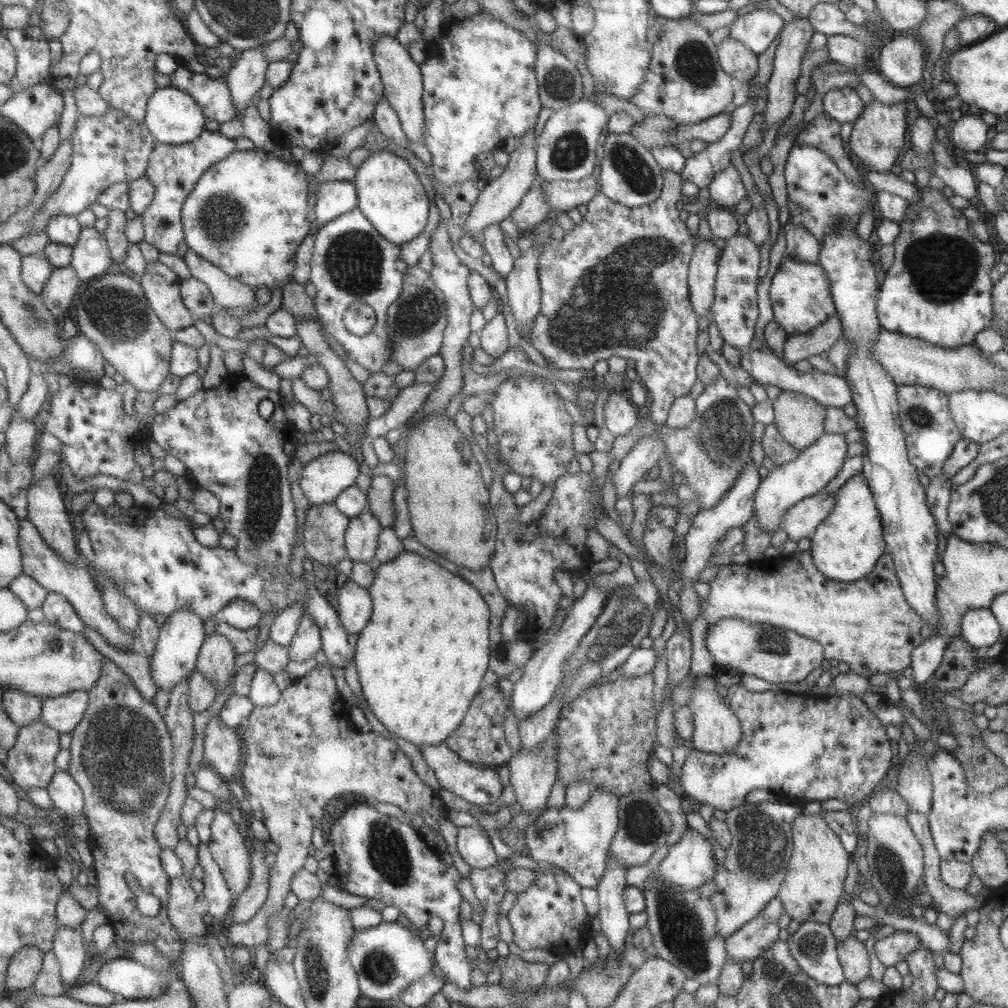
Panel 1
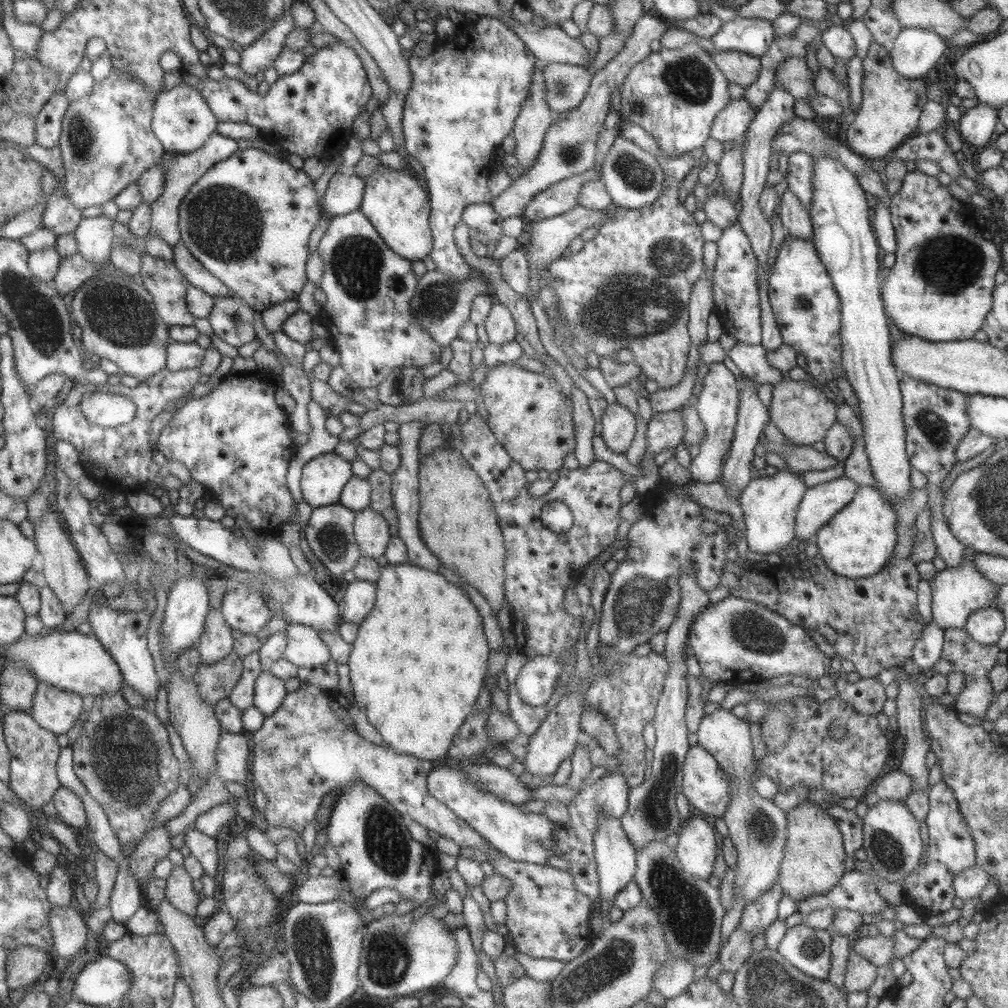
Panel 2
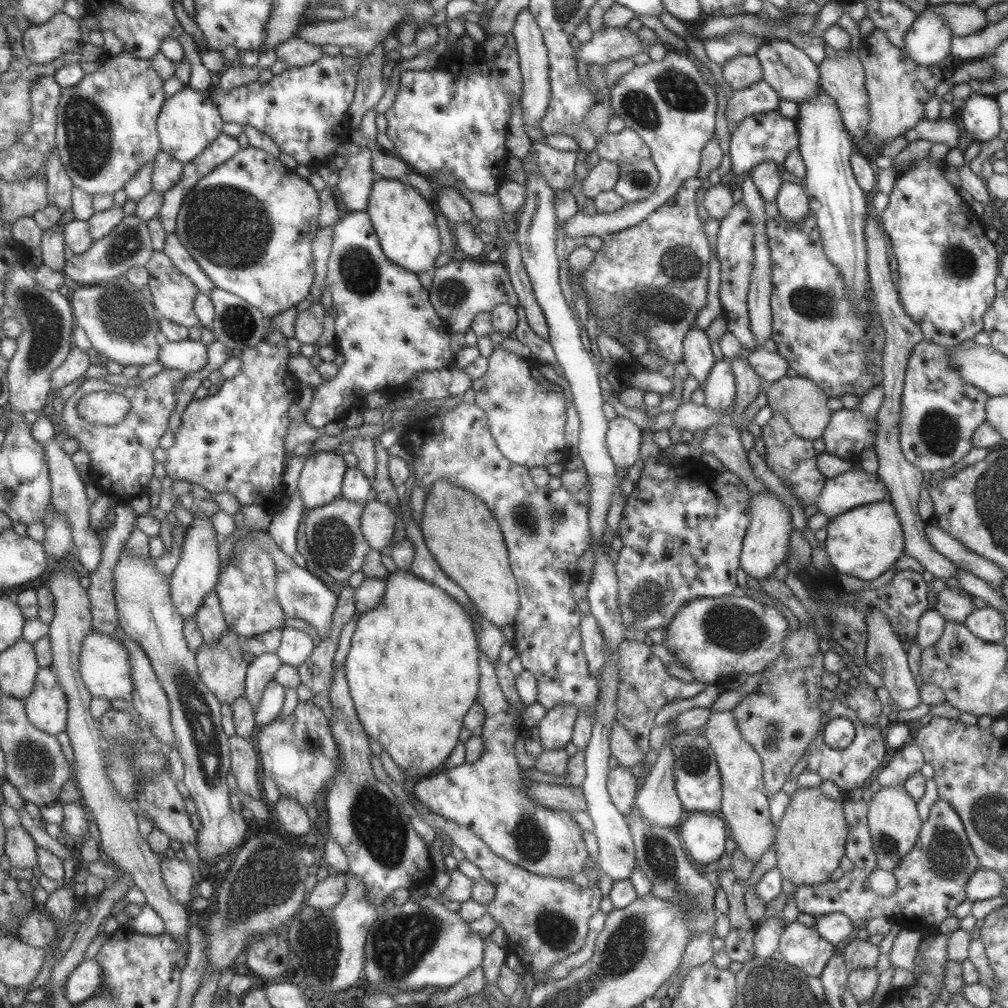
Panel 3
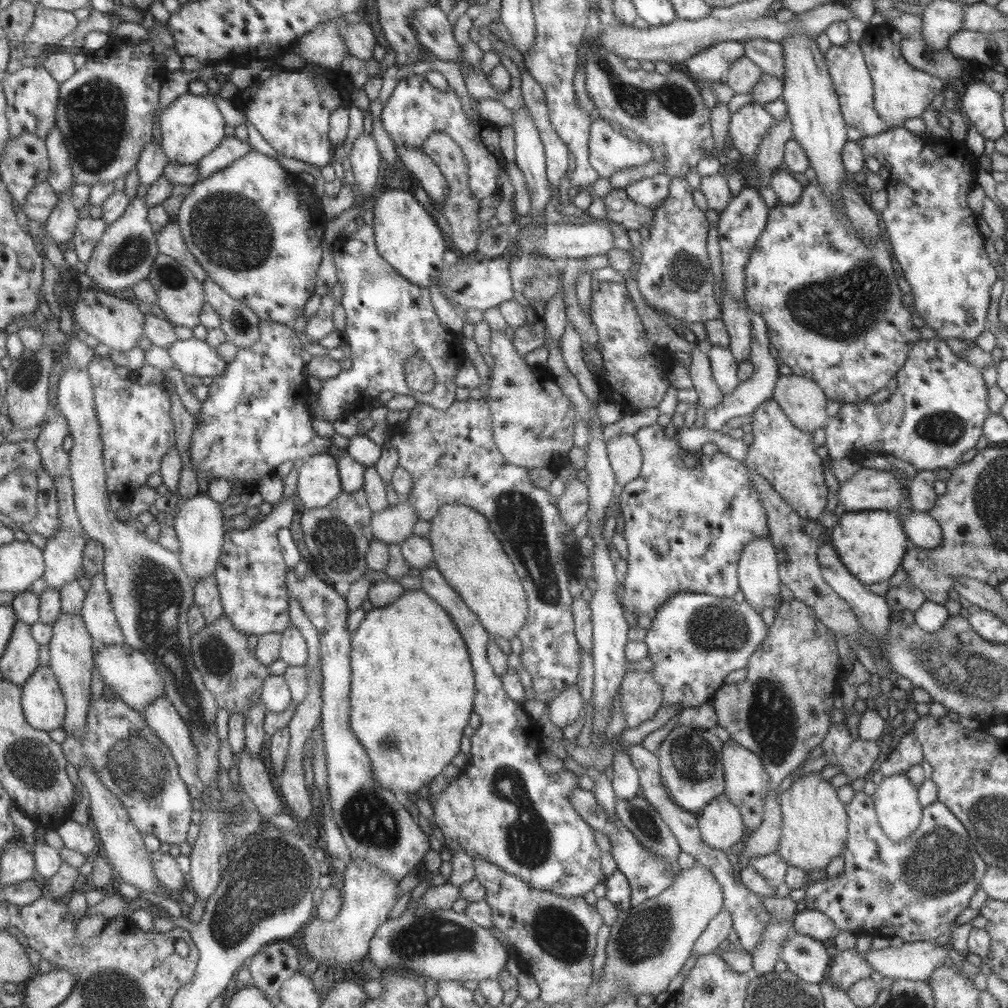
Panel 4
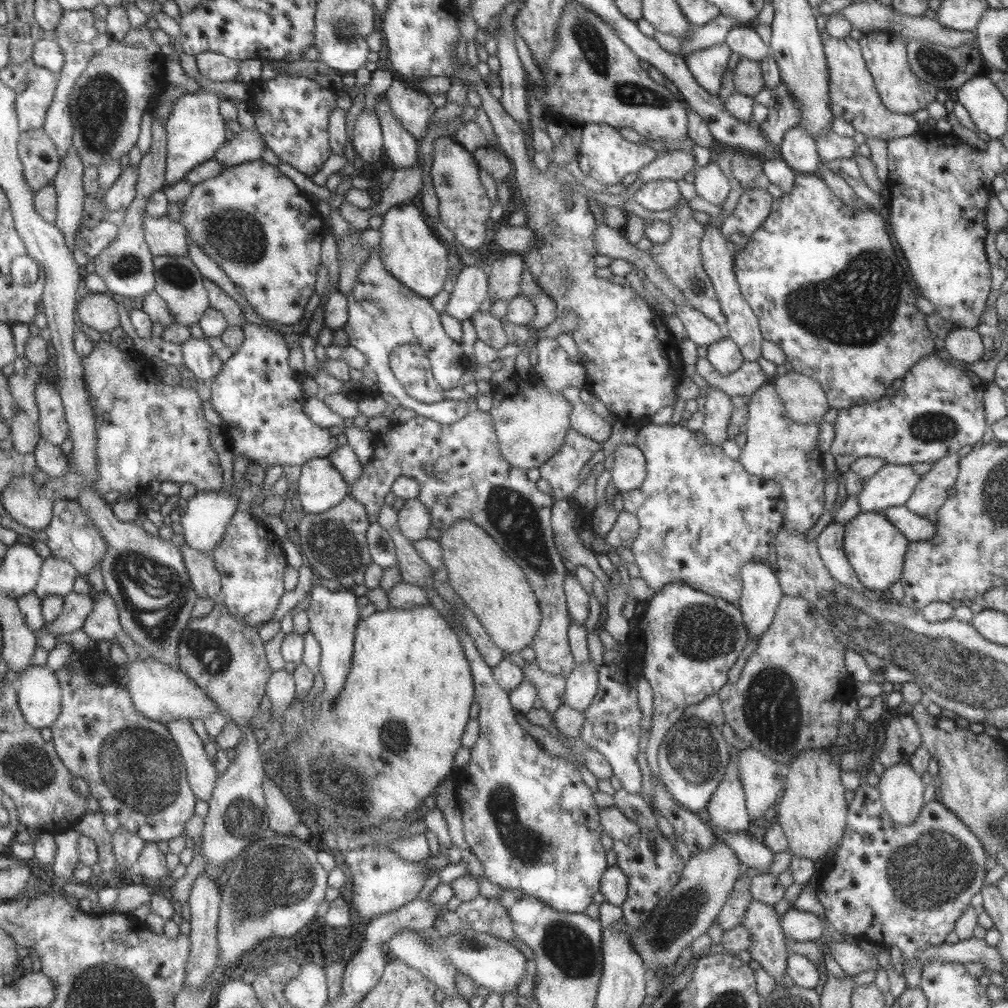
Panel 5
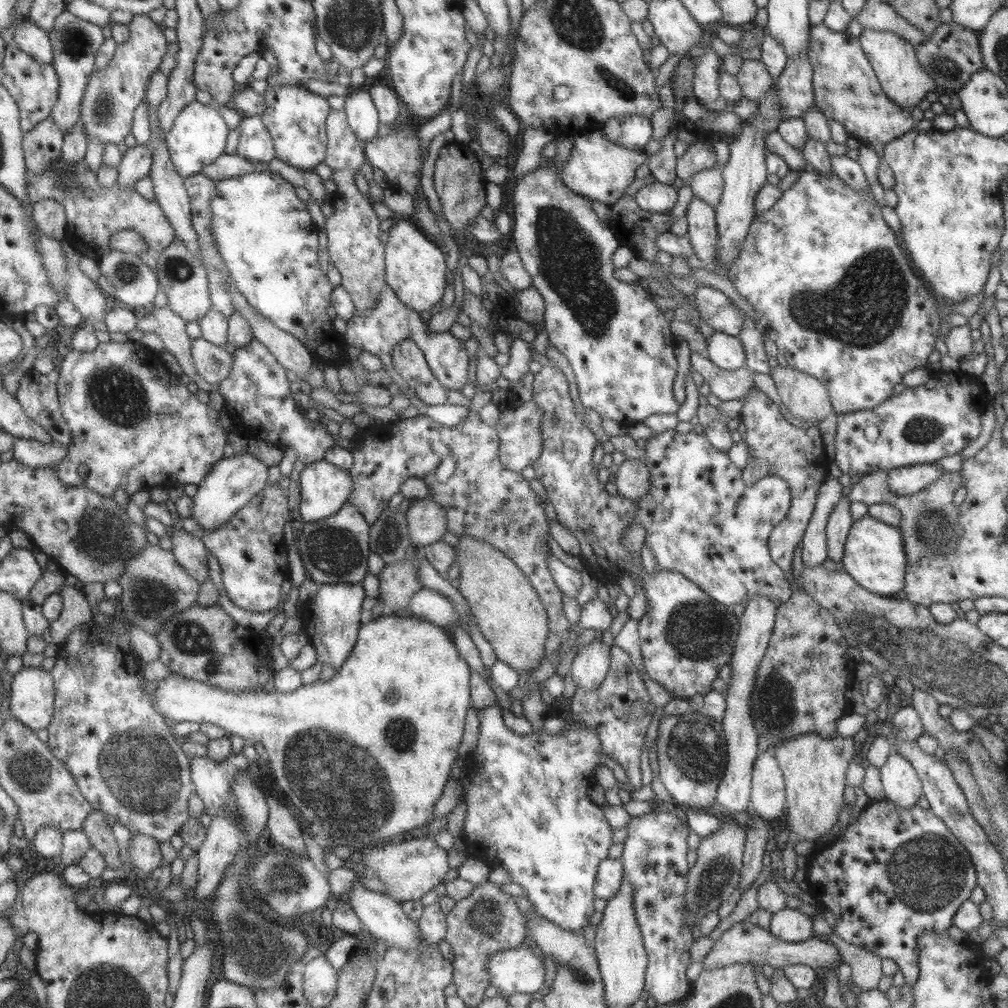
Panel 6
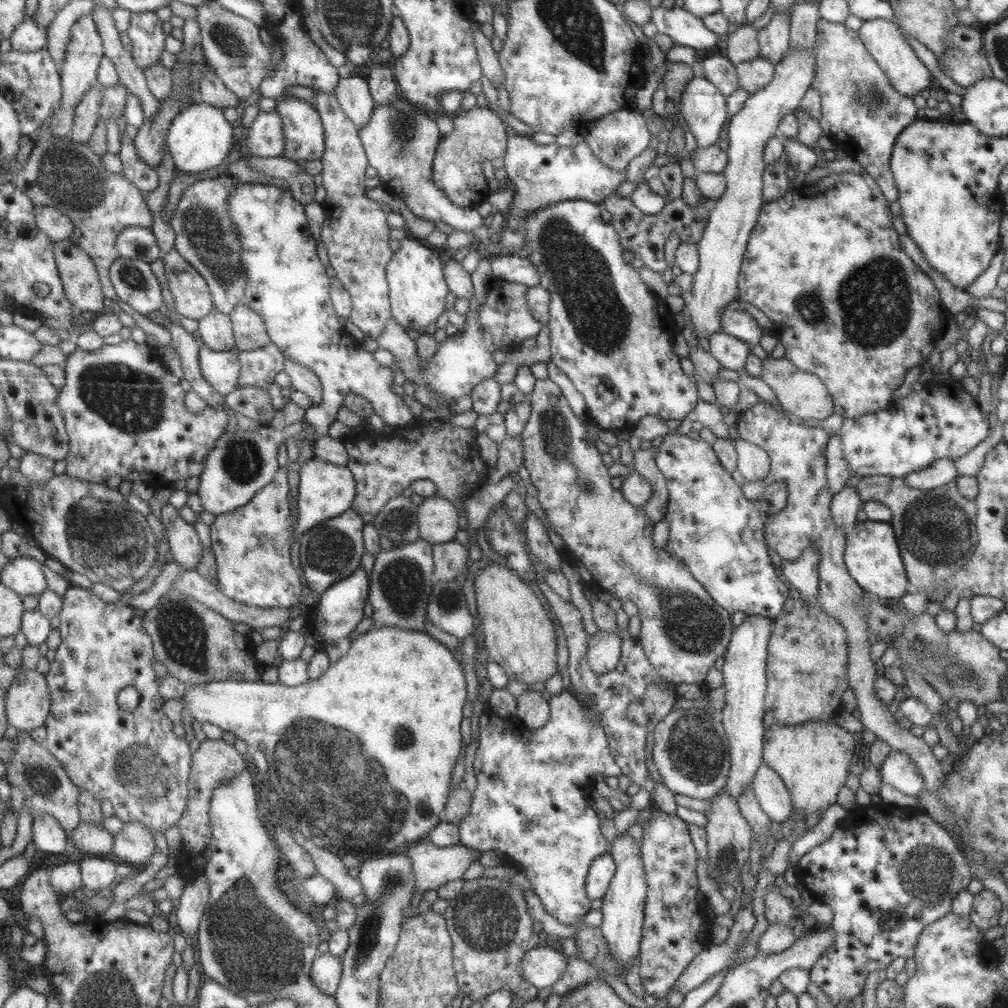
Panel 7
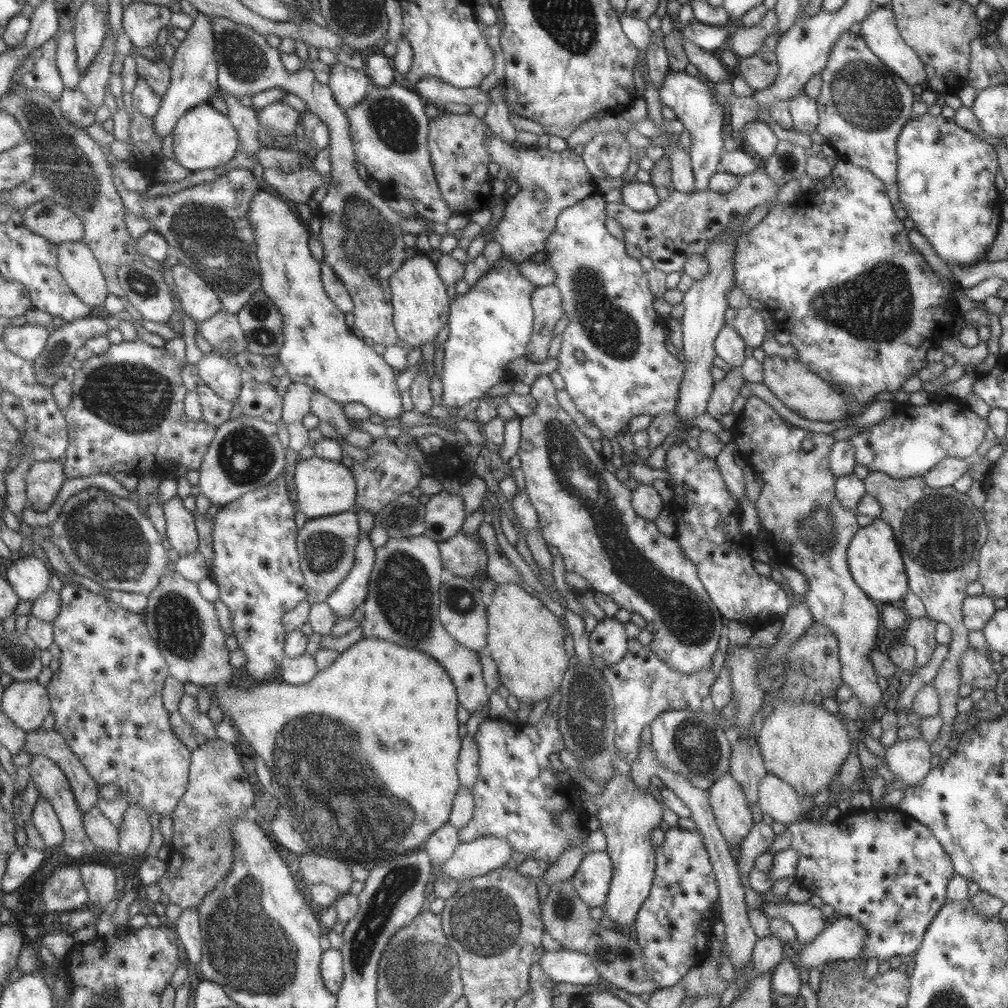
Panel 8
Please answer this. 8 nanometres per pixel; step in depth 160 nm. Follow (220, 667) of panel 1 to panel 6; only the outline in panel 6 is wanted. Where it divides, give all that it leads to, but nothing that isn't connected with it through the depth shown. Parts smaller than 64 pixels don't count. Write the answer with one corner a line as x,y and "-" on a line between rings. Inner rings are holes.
179,527
171,536
171,542
176,559
188,569
192,577
200,582
207,579
207,549
204,541
200,539
200,533
189,533

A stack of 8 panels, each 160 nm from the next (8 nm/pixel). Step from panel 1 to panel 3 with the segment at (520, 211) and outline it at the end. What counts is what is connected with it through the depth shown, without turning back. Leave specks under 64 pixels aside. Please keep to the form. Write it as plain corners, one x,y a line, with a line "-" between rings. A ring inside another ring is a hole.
599,159
588,169
587,176
580,184
580,191
585,198
593,199
597,194
613,189
619,179
619,165
610,160

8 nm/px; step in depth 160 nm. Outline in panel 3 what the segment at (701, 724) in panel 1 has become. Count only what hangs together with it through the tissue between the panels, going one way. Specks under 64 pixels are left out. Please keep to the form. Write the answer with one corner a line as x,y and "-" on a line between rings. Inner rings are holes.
730,711
711,713
704,730
703,736
709,742
720,774
722,798
719,814
726,820
729,837
736,842
736,848
755,865
776,834
768,799
763,792
762,762
751,746
741,739

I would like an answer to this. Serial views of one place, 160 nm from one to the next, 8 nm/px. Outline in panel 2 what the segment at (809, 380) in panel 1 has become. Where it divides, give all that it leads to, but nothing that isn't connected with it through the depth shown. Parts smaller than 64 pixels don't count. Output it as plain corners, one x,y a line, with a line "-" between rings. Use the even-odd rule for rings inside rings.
737,342
726,351
726,355
743,375
749,375
758,384
774,385
788,374
787,371
781,372
769,366
764,357
765,351
760,344
748,345

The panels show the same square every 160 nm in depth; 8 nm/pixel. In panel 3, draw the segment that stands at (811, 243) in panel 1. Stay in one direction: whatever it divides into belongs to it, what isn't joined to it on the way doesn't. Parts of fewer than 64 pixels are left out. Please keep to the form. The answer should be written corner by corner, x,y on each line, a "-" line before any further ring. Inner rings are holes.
781,182
774,202
778,215
789,222
803,220
810,212
805,188
792,182

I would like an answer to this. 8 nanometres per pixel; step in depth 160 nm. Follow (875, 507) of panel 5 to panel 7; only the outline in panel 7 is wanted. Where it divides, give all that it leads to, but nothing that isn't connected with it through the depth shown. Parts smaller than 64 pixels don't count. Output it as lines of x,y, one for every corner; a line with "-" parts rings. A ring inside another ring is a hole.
941,458
933,461
927,468
910,472
903,480
911,488
931,490
955,480
957,476
957,469
953,466
953,462
947,458

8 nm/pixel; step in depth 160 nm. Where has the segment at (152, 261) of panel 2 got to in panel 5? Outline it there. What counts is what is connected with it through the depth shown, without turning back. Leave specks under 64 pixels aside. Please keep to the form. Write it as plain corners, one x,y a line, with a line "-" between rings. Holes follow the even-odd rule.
155,256
157,284
156,291
167,301
175,322
181,326
198,324
208,306
208,293
204,278
199,270
185,256

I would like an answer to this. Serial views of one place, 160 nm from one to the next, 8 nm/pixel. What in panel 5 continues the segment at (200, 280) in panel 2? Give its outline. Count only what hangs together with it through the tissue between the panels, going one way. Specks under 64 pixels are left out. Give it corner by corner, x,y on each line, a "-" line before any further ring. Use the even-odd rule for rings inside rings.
145,214
145,237
154,256
185,256
188,258
188,233
177,219
169,215
155,217

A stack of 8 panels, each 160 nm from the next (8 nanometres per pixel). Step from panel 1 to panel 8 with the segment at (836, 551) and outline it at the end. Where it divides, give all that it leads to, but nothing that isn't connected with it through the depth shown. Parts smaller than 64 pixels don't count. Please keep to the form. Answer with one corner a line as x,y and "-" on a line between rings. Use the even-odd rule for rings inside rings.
874,518
871,524
858,527
846,550
846,561
855,584
877,602
897,602
908,593
907,575
892,528
885,521

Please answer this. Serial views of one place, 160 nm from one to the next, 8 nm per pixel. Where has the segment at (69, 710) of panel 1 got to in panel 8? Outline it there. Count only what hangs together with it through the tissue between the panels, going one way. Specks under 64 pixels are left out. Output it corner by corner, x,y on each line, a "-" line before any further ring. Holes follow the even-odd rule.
37,680
14,681
5,687
1,706
3,713
27,733
39,731
52,712
48,687

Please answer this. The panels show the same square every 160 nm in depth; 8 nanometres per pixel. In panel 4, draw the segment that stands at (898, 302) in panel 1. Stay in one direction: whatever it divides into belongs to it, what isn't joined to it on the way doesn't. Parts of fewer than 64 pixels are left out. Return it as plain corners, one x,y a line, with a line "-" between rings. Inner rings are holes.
902,126
890,128
875,136
862,136
857,142
865,157
881,154
890,166
884,187
887,207
879,212
879,216
889,252
895,256
910,286
914,300
912,306
937,338
975,340
987,328
989,290
998,279
995,267
989,263
984,237
978,230
977,216
967,206
967,195
977,185
977,157
961,141
952,137
939,139
928,136
923,140
920,135

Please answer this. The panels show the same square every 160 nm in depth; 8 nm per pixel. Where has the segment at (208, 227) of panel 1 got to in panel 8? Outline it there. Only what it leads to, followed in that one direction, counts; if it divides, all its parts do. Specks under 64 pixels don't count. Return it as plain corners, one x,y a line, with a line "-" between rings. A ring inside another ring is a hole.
263,189
249,201
247,220
253,228
256,258
260,273
259,288
270,298
281,314
283,344
278,352
278,360
285,367
291,382
300,382
313,387
323,396
334,400
337,404
358,402
369,409
374,419
378,421
390,418
399,418
401,395
396,385
396,377
383,359
376,354
363,340
359,340
352,330
347,328
344,312
341,312
327,296
320,279
320,263
315,261
308,250
308,239
313,236
305,228
299,218
291,212
282,198
271,196

